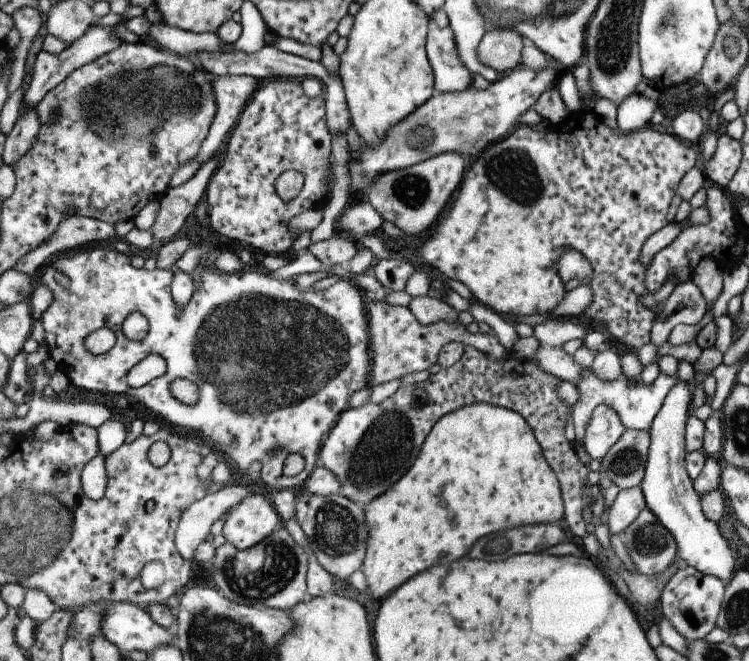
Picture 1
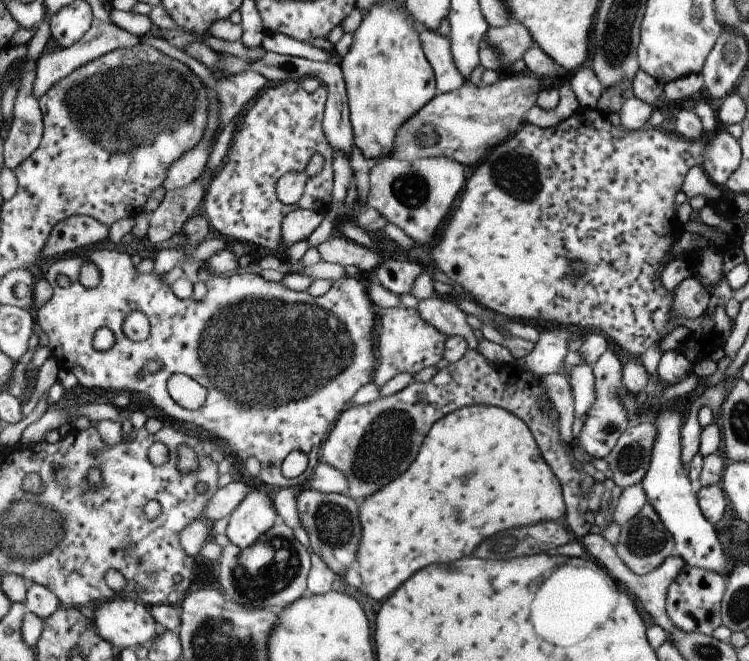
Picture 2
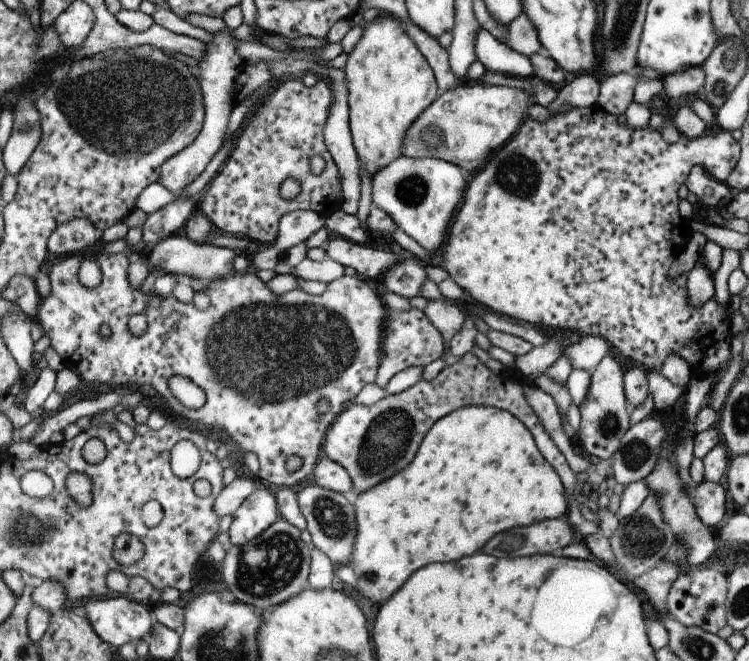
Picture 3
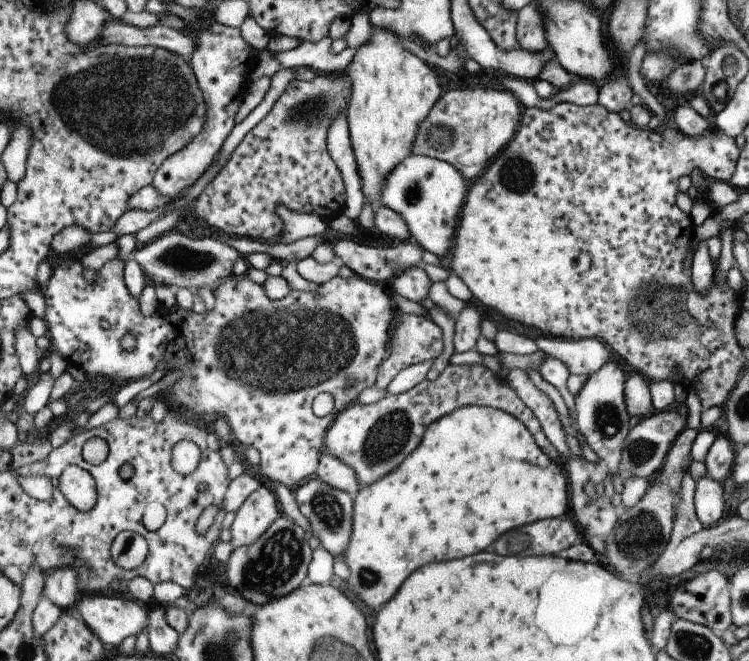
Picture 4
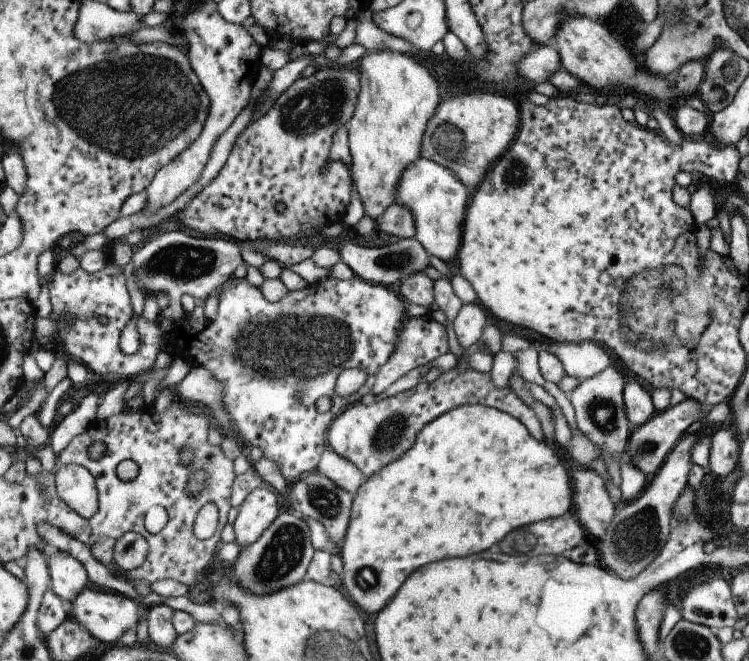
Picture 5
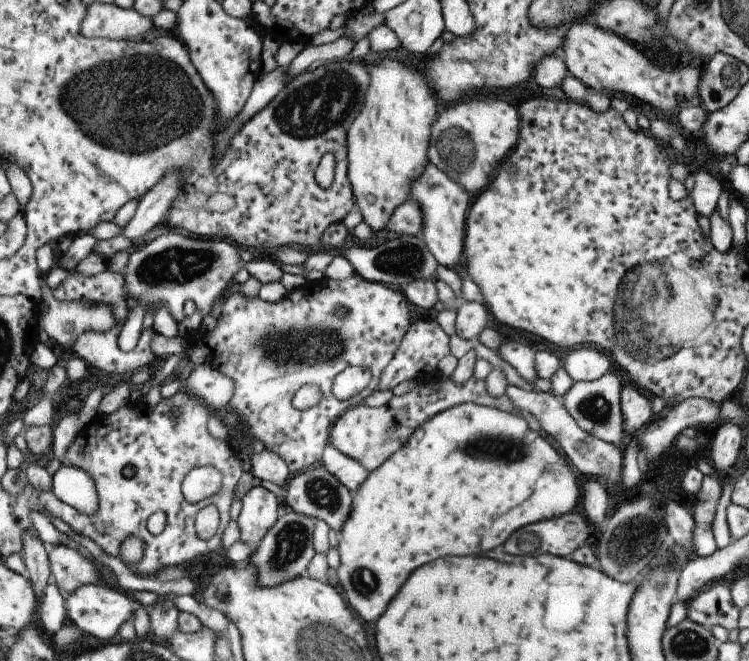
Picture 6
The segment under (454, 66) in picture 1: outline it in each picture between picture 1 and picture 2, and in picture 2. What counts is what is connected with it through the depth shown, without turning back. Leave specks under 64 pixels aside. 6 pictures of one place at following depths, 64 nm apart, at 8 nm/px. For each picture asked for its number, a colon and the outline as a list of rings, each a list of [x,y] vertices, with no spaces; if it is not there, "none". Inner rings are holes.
2: [[[421,26],[421,40],[425,46],[425,54],[429,56],[429,64],[433,66],[435,84],[437,84],[439,94],[461,90],[467,78],[461,74],[461,70],[455,64],[451,38],[445,38],[443,34]]]

